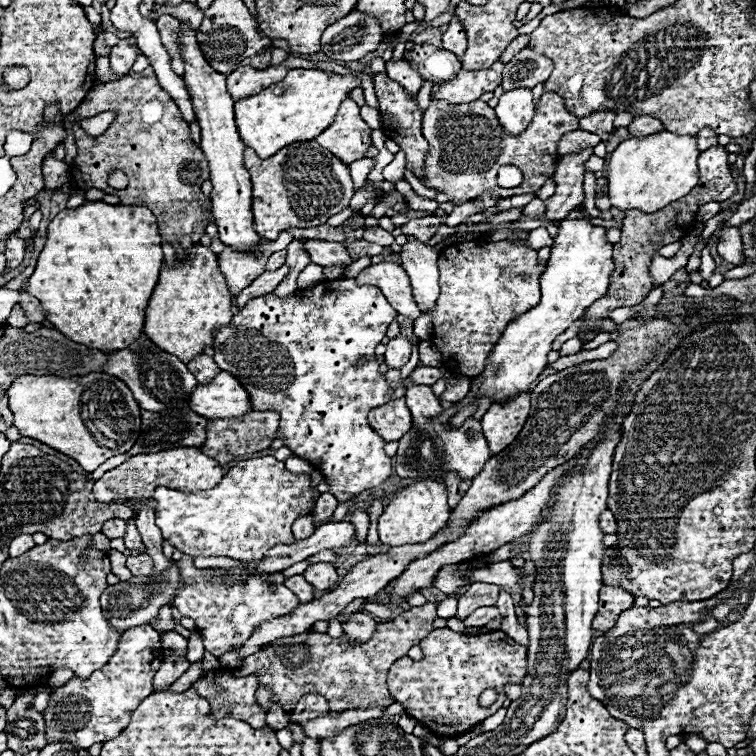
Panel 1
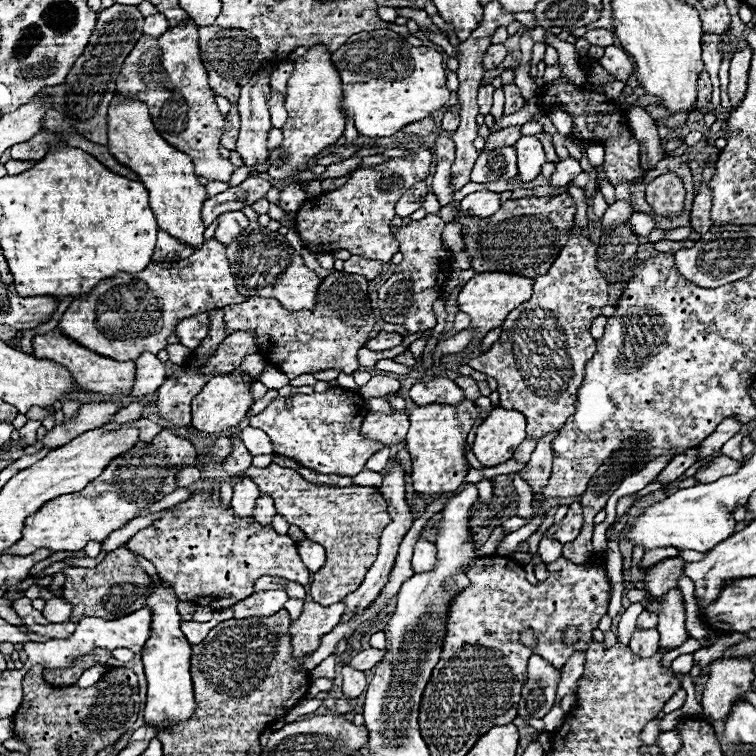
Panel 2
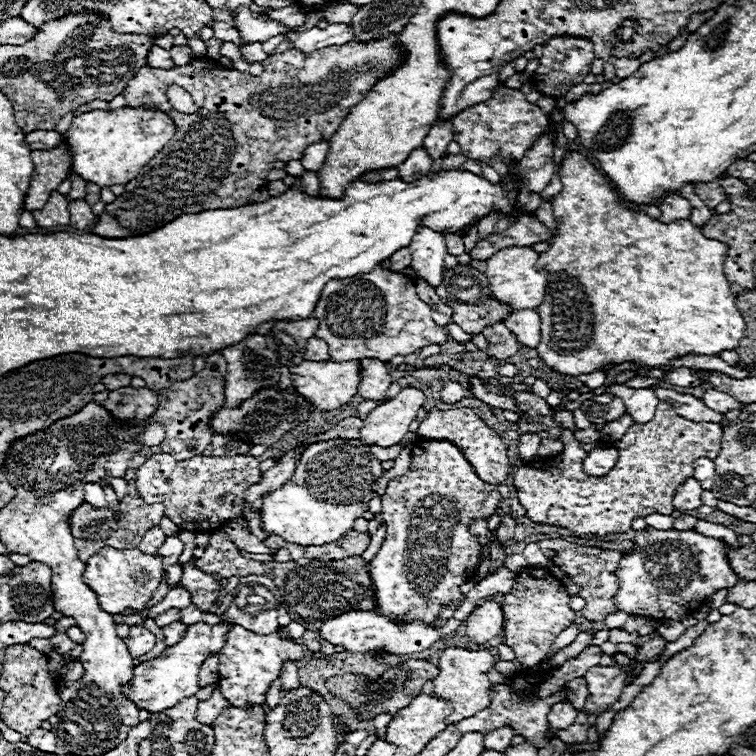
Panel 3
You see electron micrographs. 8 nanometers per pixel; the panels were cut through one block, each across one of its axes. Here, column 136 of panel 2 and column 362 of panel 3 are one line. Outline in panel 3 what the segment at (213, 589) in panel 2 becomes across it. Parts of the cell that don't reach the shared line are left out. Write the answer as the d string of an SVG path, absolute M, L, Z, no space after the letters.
M350 530L342 540L334 544L322 544L322 548L314 546L304 546L304 556L312 560L324 560L324 562L334 562L342 560L348 556L360 556L370 544L370 532L356 532Z

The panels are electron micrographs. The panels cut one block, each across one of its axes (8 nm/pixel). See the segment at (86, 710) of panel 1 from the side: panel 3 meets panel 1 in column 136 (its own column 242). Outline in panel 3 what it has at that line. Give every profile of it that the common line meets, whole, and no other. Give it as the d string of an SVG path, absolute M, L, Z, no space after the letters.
M238 624L226 634L226 644L220 650L220 692L230 700L230 706L242 704L264 704L264 694L268 692L274 678L280 676L282 662L300 660L304 656L304 646L296 642L284 642L272 634L254 634Z

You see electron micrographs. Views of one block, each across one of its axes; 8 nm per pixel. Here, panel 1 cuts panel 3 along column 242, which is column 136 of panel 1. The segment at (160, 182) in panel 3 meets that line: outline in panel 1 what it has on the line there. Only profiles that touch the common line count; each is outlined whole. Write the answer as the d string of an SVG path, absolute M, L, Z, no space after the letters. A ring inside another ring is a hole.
M152 66L142 72L128 72L116 82L94 84L74 112L72 134L78 146L78 156L70 168L72 186L80 190L98 188L106 194L120 196L120 204L150 208L158 218L162 238L172 242L178 258L186 258L186 250L178 244L180 238L170 236L188 234L192 242L198 242L204 234L208 218L202 210L204 194L200 186L208 180L208 162L202 150L190 140L190 124L182 118L170 94L158 84ZM100 112L116 112L114 122L100 136L86 134L78 120L92 118ZM116 168L128 176L128 186L124 190L114 190L106 184L108 174Z

